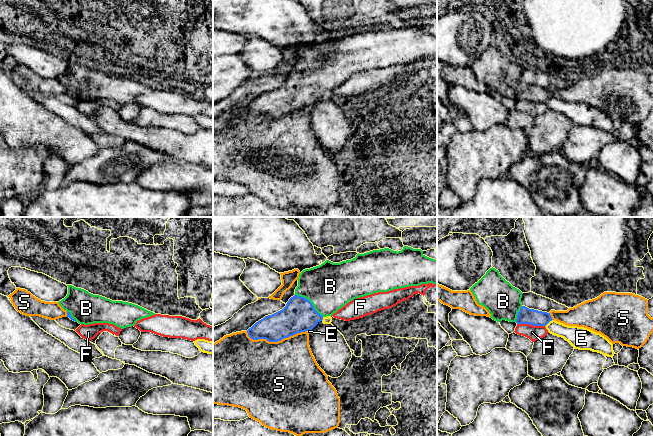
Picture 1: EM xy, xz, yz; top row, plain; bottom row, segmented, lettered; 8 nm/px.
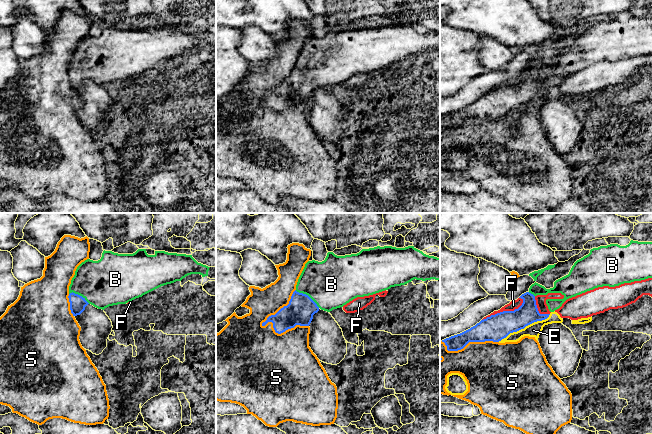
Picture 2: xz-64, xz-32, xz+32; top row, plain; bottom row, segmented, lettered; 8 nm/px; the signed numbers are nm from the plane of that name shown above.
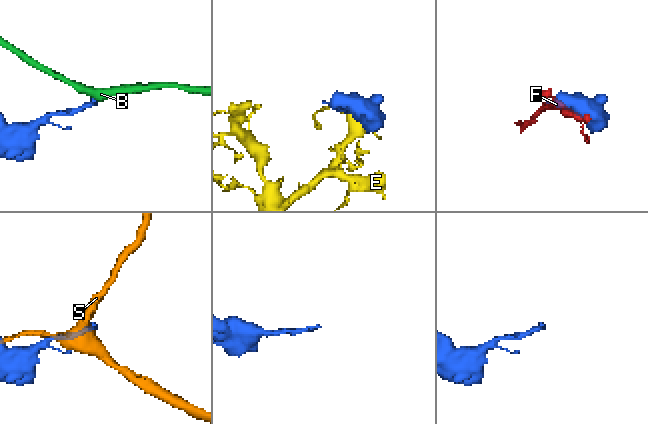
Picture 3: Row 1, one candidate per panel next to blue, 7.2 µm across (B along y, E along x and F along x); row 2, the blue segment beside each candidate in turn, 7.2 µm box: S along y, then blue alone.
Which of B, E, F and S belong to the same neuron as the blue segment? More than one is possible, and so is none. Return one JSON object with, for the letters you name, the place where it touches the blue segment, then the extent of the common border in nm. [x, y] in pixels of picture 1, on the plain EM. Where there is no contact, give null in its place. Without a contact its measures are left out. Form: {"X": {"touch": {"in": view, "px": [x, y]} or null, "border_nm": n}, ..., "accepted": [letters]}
{"B": {"touch": {"in": "xz", "px": [310, 78]}, "border_nm": 300}, "accepted": ["B"]}

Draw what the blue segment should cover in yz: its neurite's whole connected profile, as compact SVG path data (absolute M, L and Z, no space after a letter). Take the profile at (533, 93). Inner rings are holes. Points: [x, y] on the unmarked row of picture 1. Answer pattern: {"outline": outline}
{"outline": "M495 44L486 50L471 64L477 79L484 82L493 96L506 96L517 100L546 102L552 93L550 89L529 85L522 81L522 68L507 58Z"}

